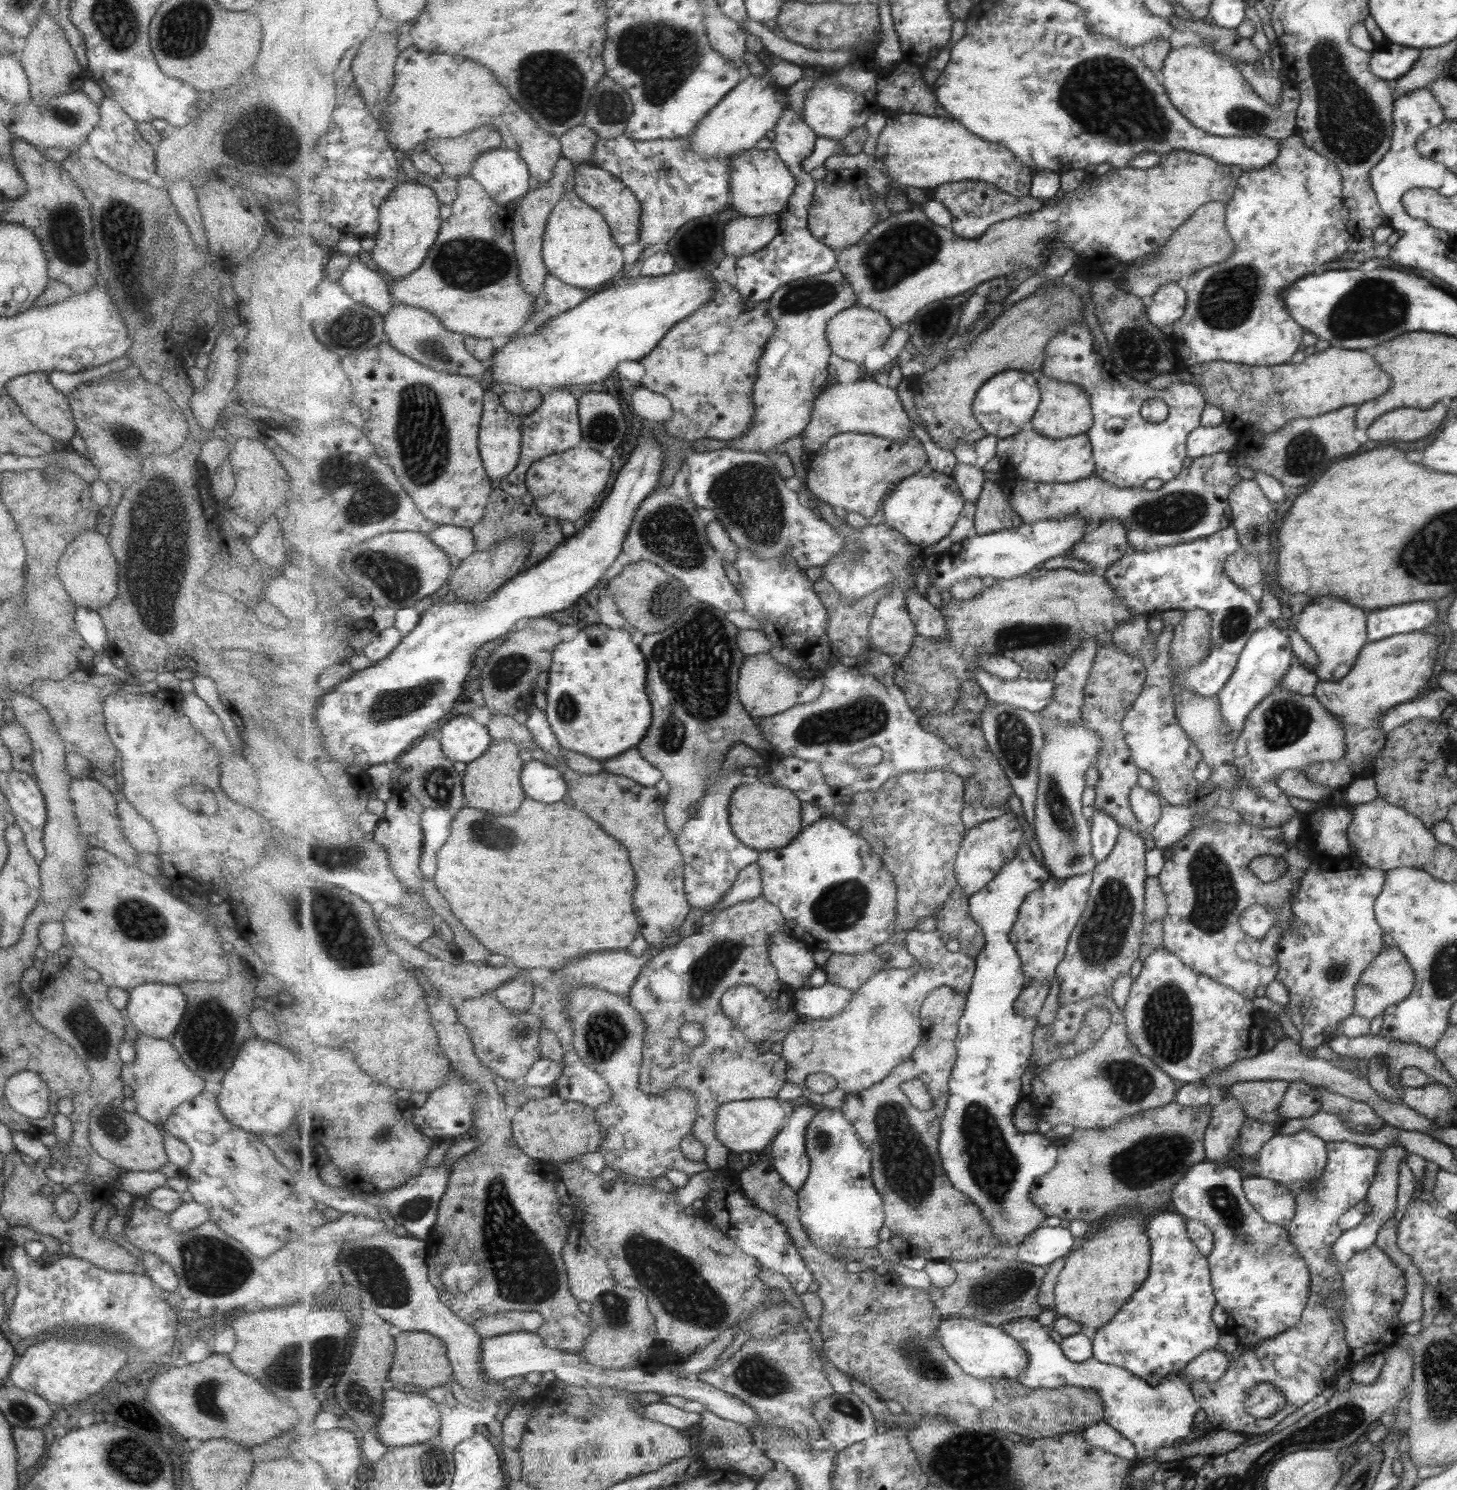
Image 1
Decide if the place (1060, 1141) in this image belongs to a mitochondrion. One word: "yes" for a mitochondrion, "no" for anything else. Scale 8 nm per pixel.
no

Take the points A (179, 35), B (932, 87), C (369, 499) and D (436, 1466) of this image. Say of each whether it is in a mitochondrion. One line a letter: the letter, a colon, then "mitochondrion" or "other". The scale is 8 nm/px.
A: mitochondrion
B: other
C: mitochondrion
D: mitochondrion

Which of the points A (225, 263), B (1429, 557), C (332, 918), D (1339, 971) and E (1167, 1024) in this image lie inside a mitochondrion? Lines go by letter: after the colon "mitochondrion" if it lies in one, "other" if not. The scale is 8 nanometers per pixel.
A: other
B: mitochondrion
C: mitochondrion
D: mitochondrion
E: mitochondrion

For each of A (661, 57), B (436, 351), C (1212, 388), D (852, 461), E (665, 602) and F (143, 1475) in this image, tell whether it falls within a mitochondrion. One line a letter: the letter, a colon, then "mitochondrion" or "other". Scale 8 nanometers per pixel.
A: mitochondrion
B: mitochondrion
C: other
D: other
E: mitochondrion
F: mitochondrion

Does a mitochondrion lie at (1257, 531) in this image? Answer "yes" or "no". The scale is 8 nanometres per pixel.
yes

